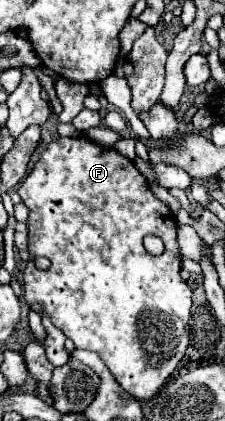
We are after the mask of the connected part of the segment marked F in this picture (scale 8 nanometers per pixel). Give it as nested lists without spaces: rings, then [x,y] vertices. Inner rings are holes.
[[[58,137],[56,141],[48,143],[40,155],[40,159],[34,163],[32,171],[24,177],[24,181],[18,187],[18,195],[22,197],[22,203],[30,209],[30,223],[28,223],[28,243],[30,243],[30,255],[32,257],[48,257],[50,259],[50,267],[46,271],[40,271],[34,267],[34,263],[30,261],[24,269],[24,299],[30,303],[32,309],[36,309],[38,313],[48,313],[52,323],[68,337],[74,341],[76,349],[88,349],[100,355],[100,359],[106,363],[106,367],[110,369],[110,373],[116,377],[116,381],[120,383],[120,387],[134,399],[138,401],[148,401],[150,397],[154,397],[154,393],[160,391],[160,387],[166,383],[166,379],[172,375],[172,371],[176,369],[176,365],[182,361],[186,349],[190,347],[190,329],[188,329],[188,321],[190,321],[190,307],[192,307],[192,289],[186,285],[186,281],[182,281],[180,277],[180,251],[176,245],[176,219],[170,213],[170,209],[152,195],[144,175],[134,167],[134,163],[126,157],[122,157],[120,153],[116,153],[112,147],[100,147],[90,139],[84,137]],[[146,235],[156,235],[164,241],[164,253],[154,257],[150,255],[144,245],[142,239]]]

